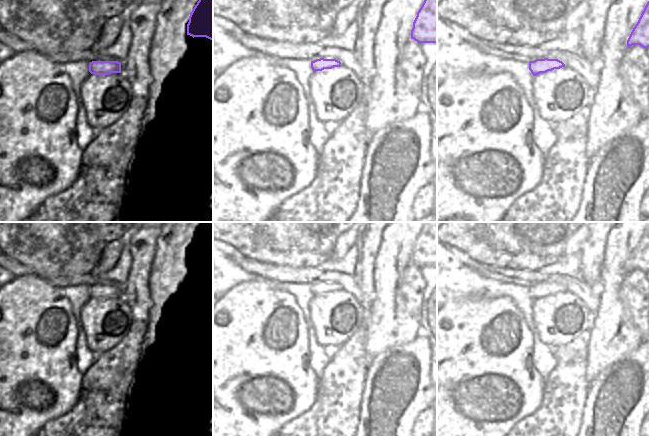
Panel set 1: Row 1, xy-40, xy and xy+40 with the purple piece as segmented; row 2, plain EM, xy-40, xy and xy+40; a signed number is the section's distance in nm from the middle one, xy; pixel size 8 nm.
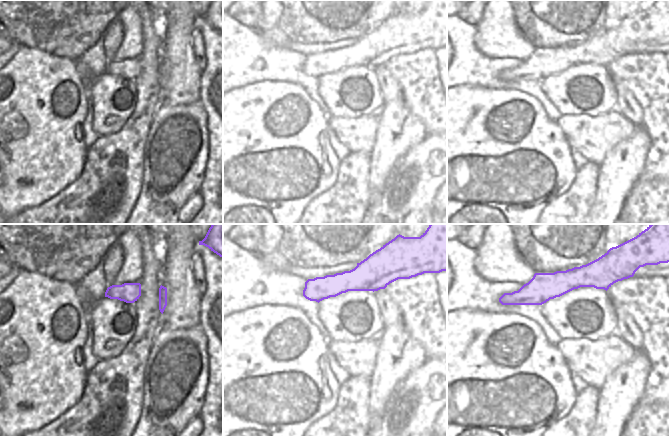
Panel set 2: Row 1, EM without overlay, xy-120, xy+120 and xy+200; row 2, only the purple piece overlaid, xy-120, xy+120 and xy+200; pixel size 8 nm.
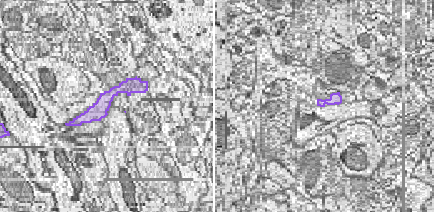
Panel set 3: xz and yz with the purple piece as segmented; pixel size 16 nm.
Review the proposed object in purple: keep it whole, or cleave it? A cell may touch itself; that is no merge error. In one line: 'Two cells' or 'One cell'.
One cell.

